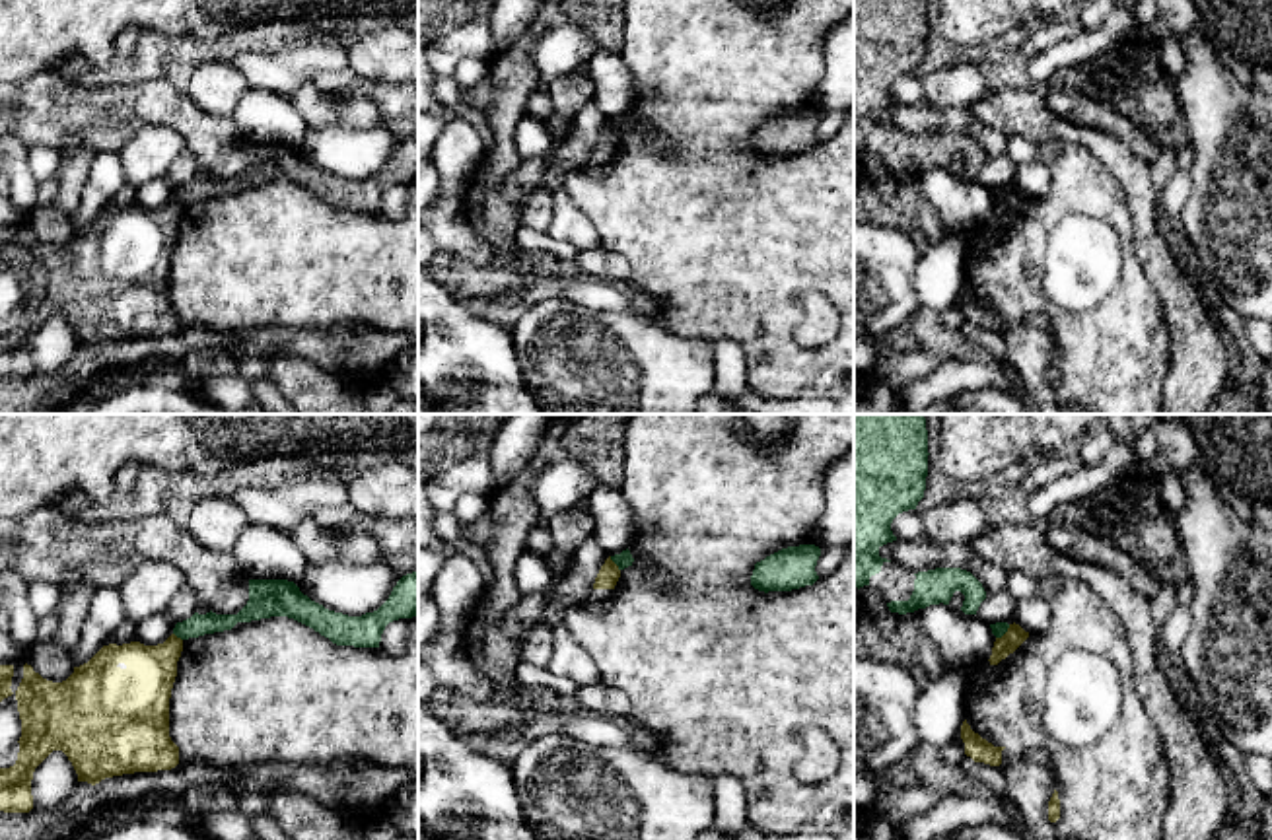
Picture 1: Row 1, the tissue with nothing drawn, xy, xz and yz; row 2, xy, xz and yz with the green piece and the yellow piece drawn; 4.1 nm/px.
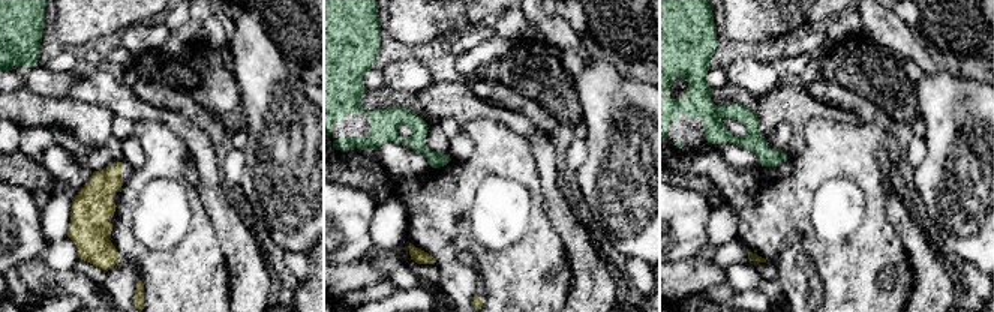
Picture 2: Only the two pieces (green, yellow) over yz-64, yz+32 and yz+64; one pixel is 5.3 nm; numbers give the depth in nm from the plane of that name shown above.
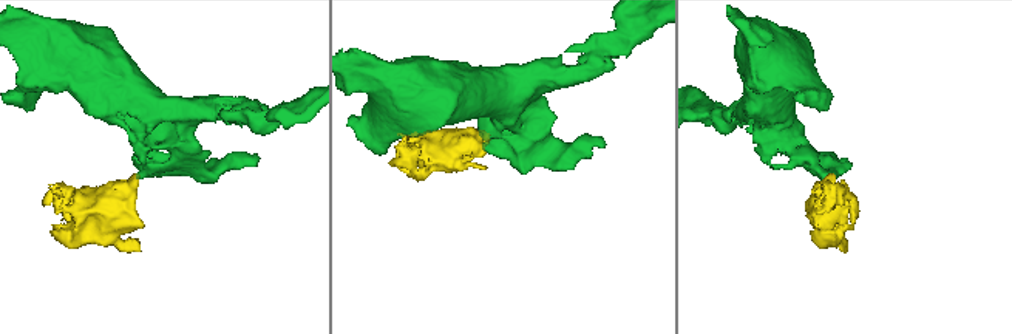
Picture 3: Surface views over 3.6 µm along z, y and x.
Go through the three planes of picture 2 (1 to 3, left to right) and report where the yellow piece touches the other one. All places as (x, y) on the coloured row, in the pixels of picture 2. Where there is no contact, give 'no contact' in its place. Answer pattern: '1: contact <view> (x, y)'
1: no contact
2: no contact
3: no contact

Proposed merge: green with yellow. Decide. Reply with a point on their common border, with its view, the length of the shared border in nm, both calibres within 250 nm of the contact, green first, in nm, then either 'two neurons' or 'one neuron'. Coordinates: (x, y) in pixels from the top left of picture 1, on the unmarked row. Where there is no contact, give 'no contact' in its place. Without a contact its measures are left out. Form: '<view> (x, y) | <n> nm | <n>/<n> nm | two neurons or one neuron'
xz (615, 127) | 80 nm | 70/90 nm | two neurons

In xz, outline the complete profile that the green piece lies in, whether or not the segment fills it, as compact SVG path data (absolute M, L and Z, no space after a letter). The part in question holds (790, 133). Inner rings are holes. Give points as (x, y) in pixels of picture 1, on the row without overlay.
M815 109L782 113L755 128L751 150L764 158L813 150L819 144L815 136L819 121L821 113Z

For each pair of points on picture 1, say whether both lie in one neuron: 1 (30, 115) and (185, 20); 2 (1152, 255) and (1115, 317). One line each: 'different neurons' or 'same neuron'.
1: different neurons
2: different neurons

